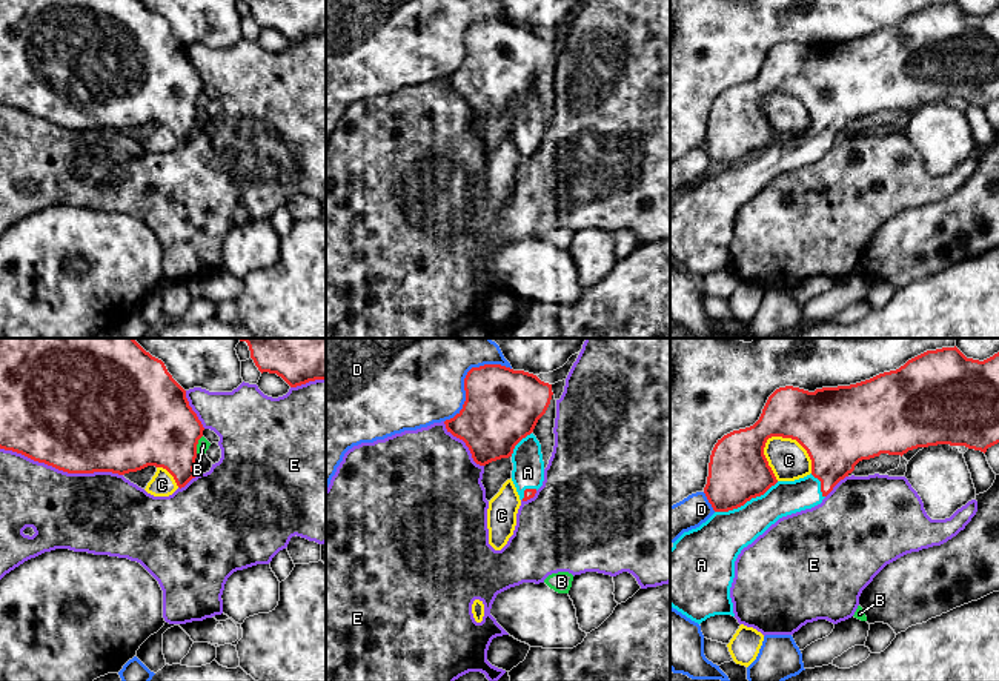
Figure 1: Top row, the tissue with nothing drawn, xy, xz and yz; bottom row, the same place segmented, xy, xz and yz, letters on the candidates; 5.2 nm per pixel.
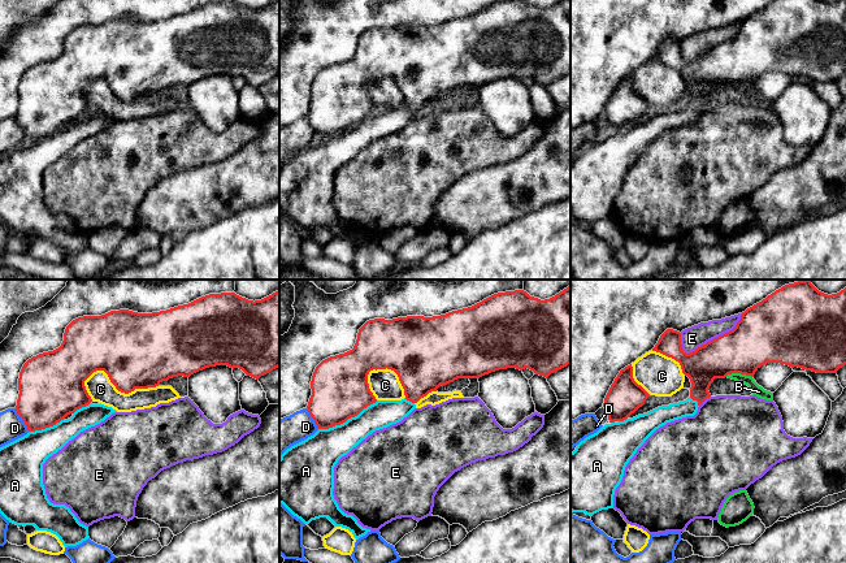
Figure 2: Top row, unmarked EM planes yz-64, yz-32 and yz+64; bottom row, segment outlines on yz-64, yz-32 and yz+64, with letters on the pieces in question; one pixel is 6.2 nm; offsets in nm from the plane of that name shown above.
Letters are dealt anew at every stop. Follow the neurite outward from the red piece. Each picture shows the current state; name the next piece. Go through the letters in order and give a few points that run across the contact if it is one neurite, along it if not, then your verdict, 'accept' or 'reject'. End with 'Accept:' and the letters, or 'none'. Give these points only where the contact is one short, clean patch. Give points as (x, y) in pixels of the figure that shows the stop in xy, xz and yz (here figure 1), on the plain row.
A: accept
B: reject
C: reject
D: reject
E: reject
Accept: A

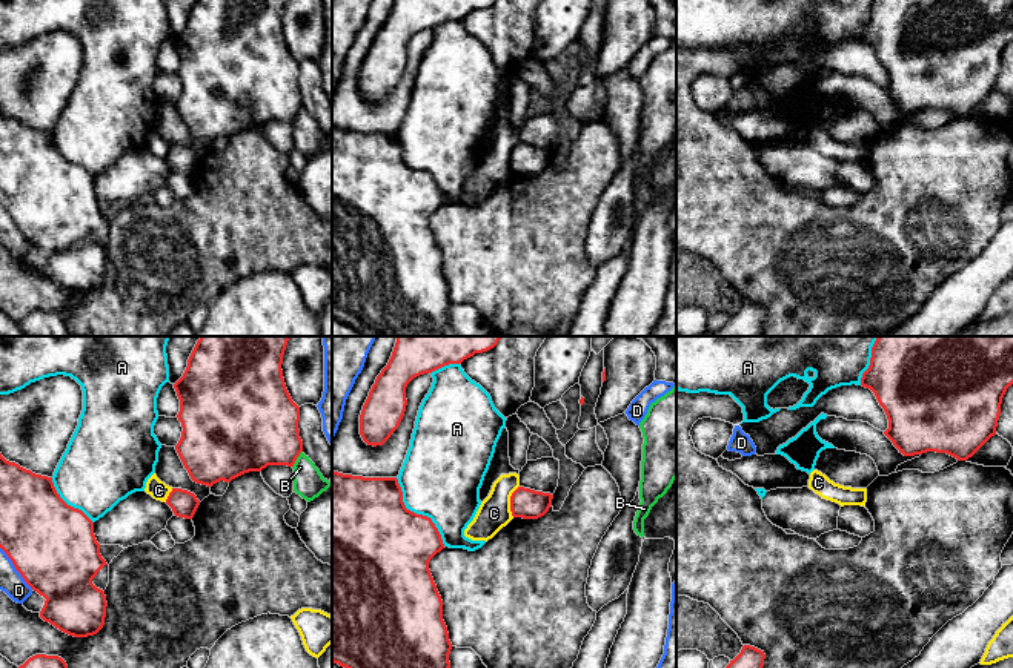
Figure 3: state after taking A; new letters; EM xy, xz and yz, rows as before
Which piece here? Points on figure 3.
A: reject
B: reject
C: xz (518, 142), (511, 152), (512, 172) | reject
D: reject
Accept: none

